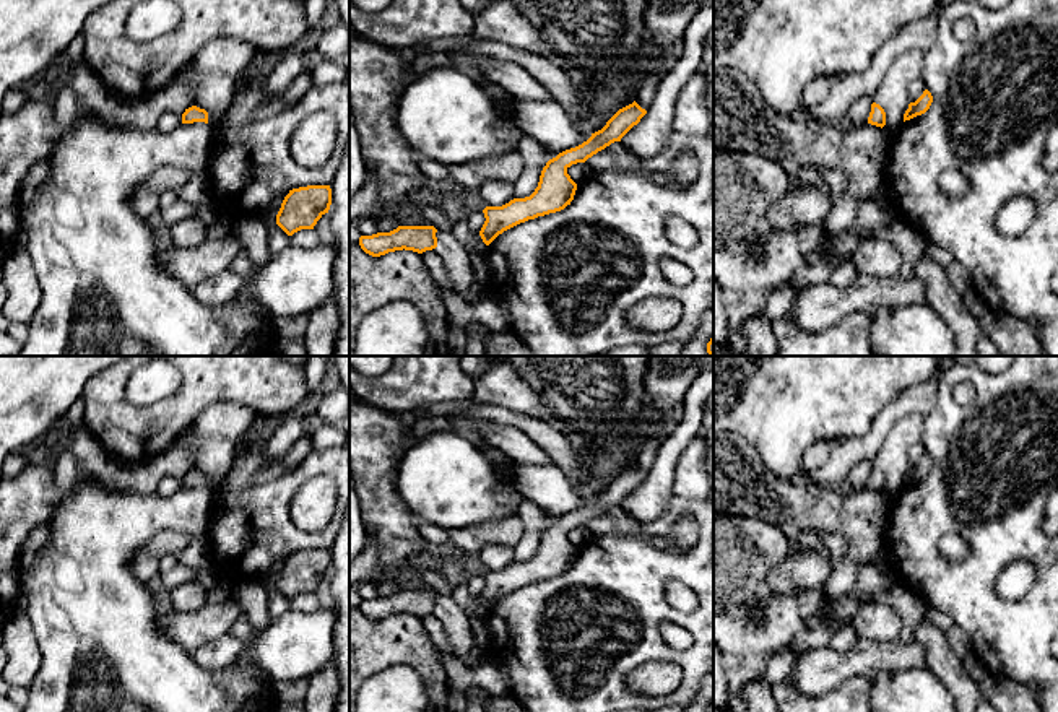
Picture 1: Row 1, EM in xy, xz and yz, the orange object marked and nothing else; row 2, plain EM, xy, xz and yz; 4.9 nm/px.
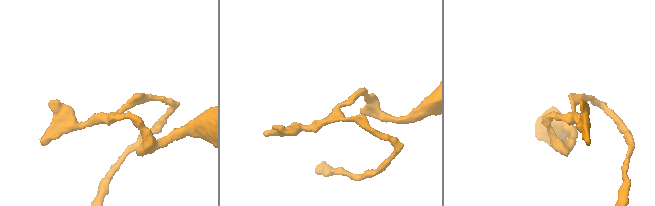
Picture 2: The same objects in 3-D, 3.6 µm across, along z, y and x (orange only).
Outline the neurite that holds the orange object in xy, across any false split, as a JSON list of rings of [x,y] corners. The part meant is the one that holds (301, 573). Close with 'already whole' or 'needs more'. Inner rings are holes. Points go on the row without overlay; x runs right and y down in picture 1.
[[[307,549],[289,554],[276,579],[276,588],[293,600],[301,593],[314,593],[332,569],[330,549]]] | already whole

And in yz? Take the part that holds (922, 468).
[[[925,454],[915,467],[908,468],[908,473],[904,478],[904,486],[925,478],[930,473],[931,467],[933,460],[928,454]]] | already whole

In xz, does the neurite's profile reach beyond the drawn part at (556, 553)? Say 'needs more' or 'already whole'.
already whole

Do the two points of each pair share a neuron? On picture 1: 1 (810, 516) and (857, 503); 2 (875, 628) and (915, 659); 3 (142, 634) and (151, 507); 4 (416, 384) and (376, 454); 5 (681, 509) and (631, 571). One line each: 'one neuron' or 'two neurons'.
1: one neuron
2: two neurons
3: one neuron
4: two neurons
5: one neuron

